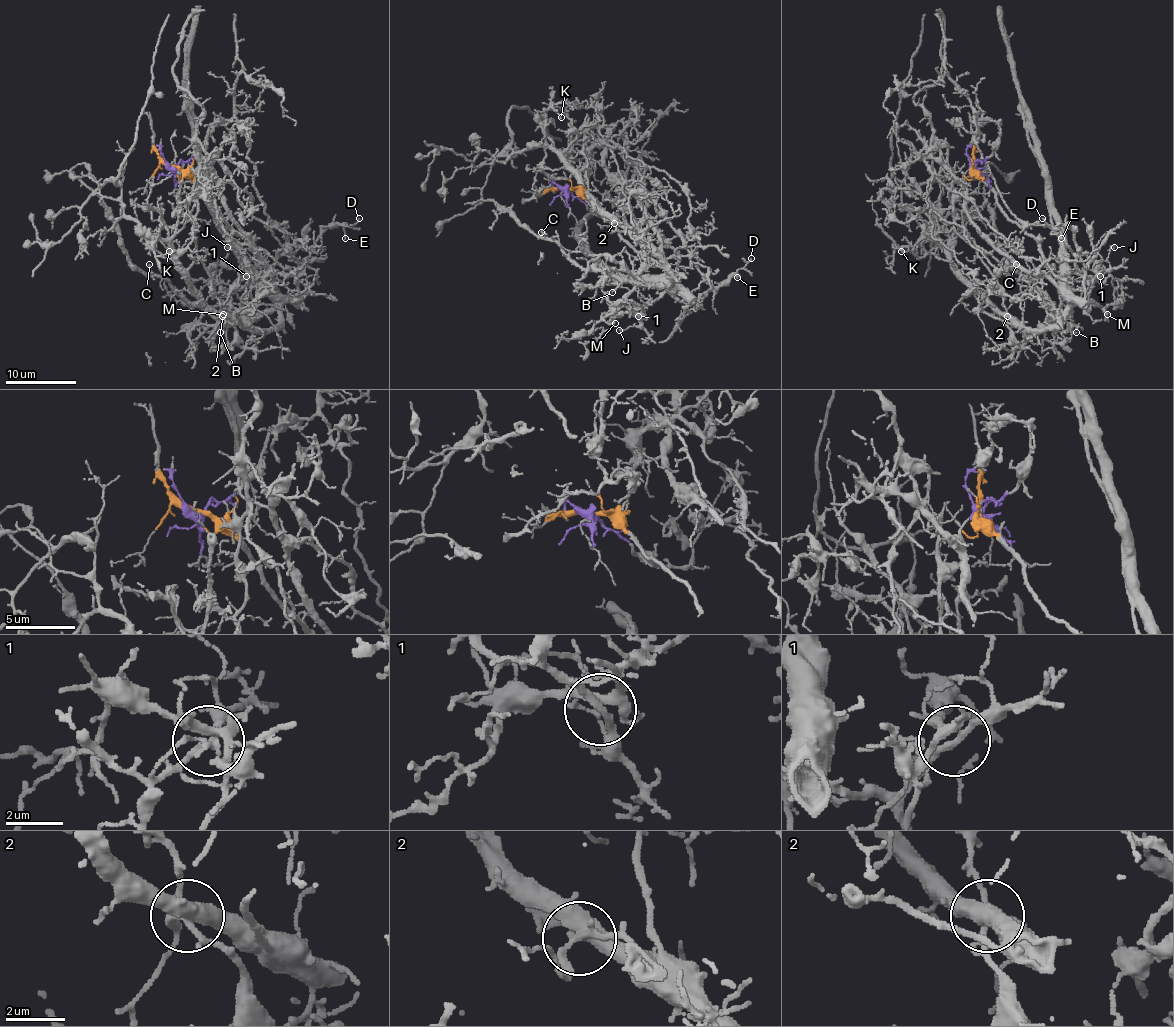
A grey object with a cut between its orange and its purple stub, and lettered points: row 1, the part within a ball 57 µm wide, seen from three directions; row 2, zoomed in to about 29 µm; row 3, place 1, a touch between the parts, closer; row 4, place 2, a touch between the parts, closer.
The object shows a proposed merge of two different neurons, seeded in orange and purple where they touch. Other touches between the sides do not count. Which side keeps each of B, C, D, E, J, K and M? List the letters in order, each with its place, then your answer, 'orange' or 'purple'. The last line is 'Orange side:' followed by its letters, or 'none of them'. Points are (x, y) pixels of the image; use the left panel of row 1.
B: at (220, 332); orange
C: at (149, 264); orange
D: at (359, 218); orange
E: at (345, 238); orange
J: at (227, 247); orange
K: at (169, 251); orange
M: at (223, 314); orange
Orange side: B, C, D, E, J, K, M

